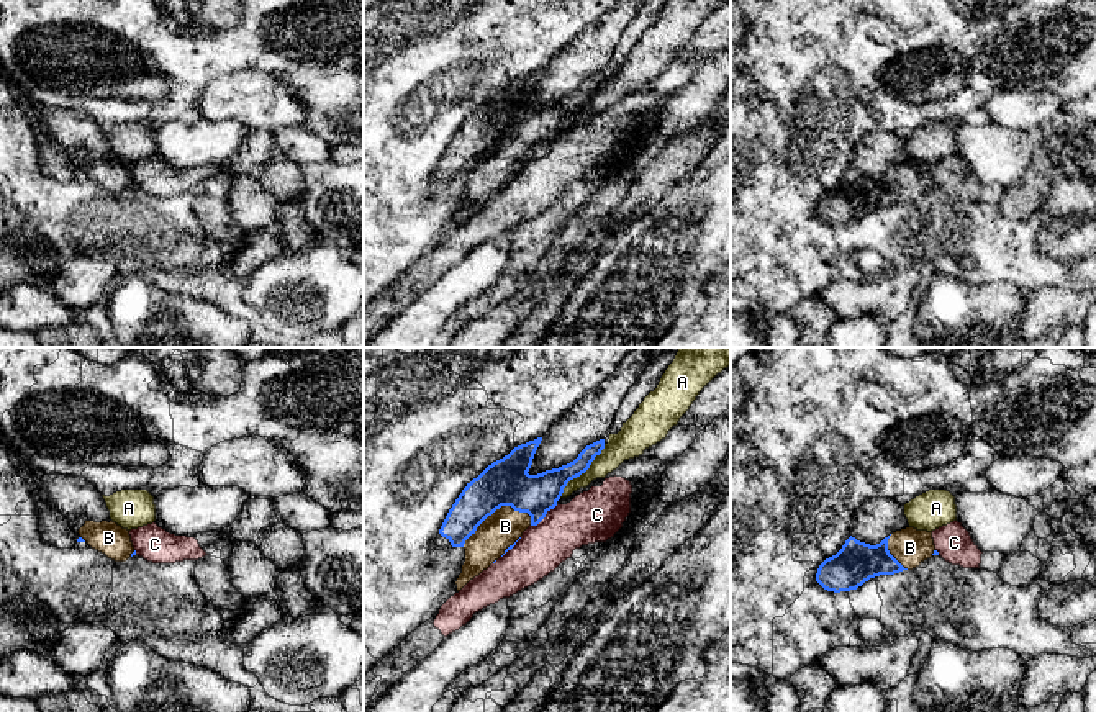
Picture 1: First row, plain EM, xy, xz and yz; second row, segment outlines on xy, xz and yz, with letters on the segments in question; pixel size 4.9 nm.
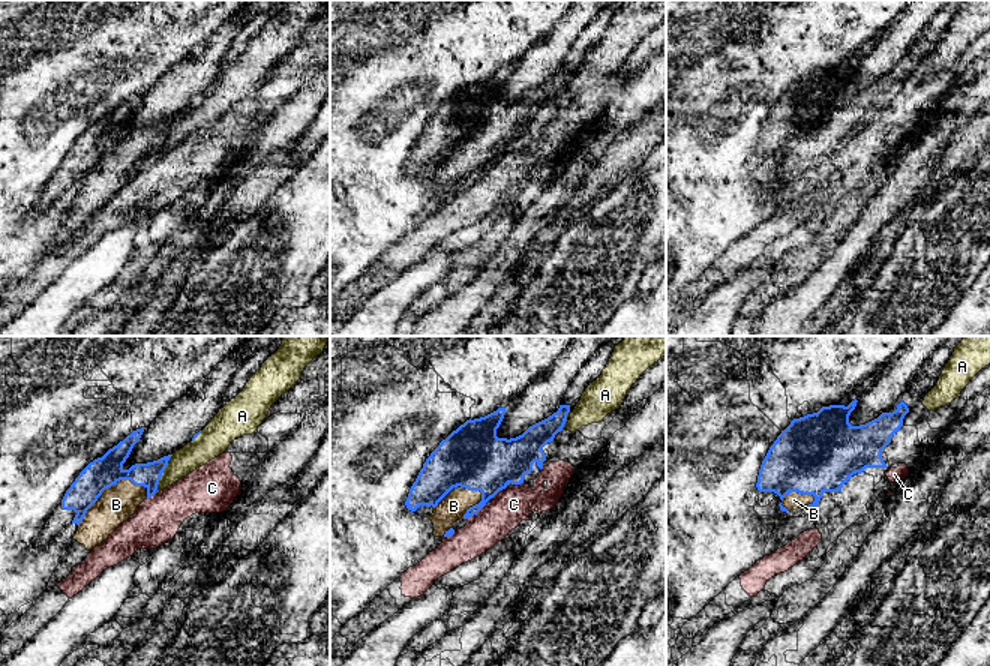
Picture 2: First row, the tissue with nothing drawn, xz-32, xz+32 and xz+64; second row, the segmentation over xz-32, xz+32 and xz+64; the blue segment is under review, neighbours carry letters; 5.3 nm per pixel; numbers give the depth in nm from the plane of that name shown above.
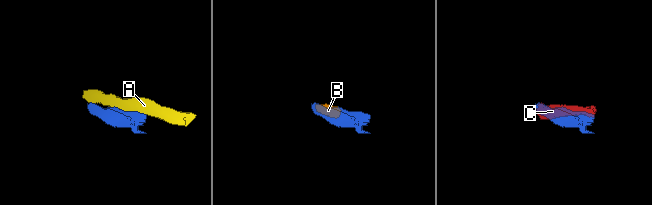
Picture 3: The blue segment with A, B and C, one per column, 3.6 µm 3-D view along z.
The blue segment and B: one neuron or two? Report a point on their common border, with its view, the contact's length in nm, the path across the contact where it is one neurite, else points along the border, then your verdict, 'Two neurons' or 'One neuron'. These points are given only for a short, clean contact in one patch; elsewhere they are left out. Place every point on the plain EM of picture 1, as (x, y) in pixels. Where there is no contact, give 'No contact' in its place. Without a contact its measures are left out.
Touches blue at xz (495, 143). Shared border 380 nm. Path across: xz (507, 115), (505, 131), (495, 143), (505, 159). One neuron

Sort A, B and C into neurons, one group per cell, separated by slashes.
A / B / C

